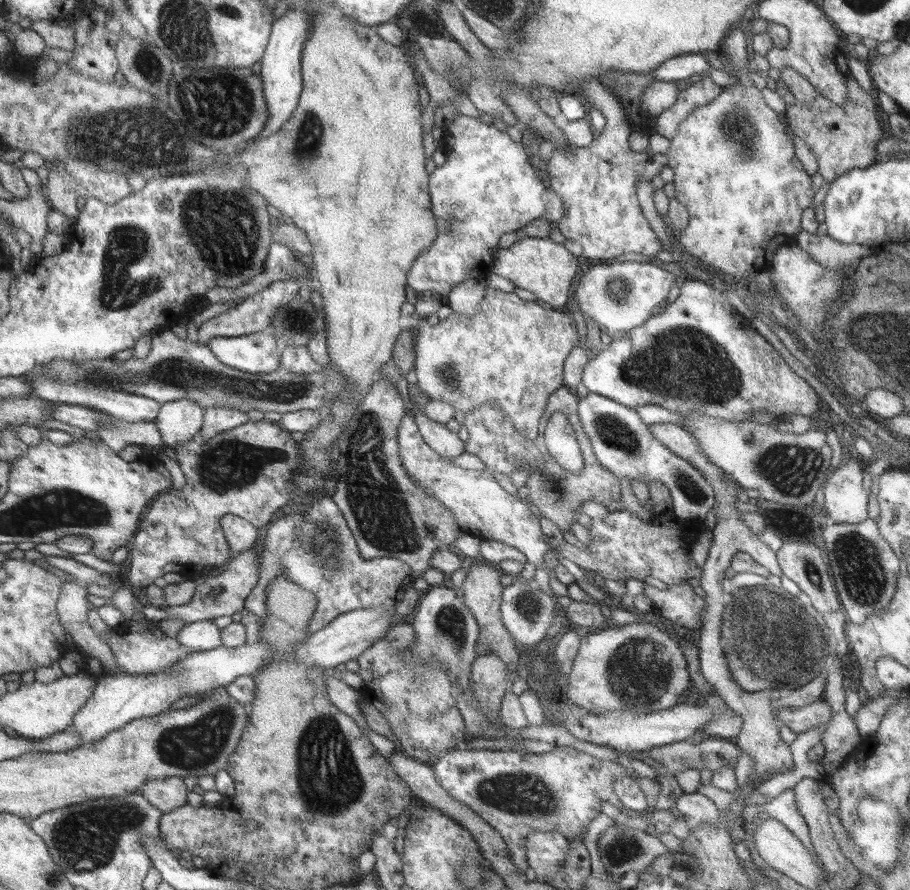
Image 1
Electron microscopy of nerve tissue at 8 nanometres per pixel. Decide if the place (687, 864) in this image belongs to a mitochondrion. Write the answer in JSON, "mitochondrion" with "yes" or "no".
{"mitochondrion":"yes"}

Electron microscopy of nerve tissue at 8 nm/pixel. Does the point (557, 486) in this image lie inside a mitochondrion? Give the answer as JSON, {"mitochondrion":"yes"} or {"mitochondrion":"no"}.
{"mitochondrion":"yes"}

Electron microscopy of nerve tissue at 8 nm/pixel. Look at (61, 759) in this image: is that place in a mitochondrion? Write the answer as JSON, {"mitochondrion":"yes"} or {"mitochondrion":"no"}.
{"mitochondrion":"no"}

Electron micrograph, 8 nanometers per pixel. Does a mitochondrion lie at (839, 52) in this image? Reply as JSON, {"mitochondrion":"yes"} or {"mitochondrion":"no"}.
{"mitochondrion":"no"}

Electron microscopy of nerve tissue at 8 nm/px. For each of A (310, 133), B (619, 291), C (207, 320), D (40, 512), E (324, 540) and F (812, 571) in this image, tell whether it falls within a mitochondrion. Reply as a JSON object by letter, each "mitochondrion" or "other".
{"A":"mitochondrion","B":"mitochondrion","C":"other","D":"mitochondrion","E":"mitochondrion","F":"mitochondrion"}

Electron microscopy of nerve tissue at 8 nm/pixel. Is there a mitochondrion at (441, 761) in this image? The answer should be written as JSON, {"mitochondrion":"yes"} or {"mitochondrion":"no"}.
{"mitochondrion":"no"}

